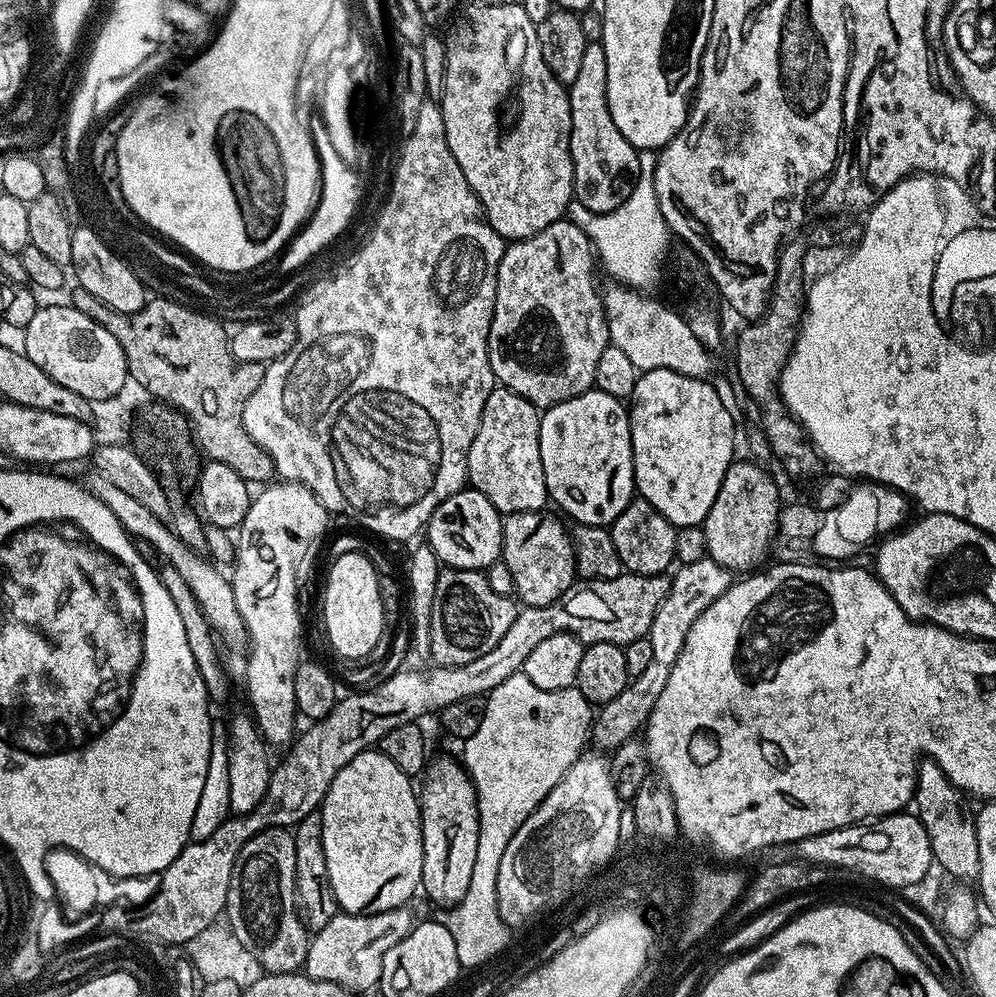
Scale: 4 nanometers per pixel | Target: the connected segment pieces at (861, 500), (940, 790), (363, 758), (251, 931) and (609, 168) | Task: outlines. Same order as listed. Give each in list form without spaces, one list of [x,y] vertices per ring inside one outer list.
[[[858,482],[849,494],[832,510],[820,515],[818,529],[814,534],[813,553],[821,559],[840,558],[849,554],[848,546],[860,546],[876,536],[886,536],[897,531],[906,521],[910,502],[906,496],[888,485],[875,482]]]
[[[924,758],[916,766],[916,789],[914,791],[914,815],[919,820],[926,842],[931,847],[933,861],[958,882],[975,881],[978,878],[978,838],[973,821],[964,817],[964,808],[960,805],[962,799],[958,789],[949,782],[946,774],[934,763],[931,758]]]
[[[379,750],[359,752],[334,778],[318,809],[322,826],[322,850],[326,858],[326,888],[336,899],[341,913],[361,916],[363,912],[381,912],[402,908],[421,887],[422,830],[420,829],[420,801],[413,781],[398,770],[390,758]]]
[[[267,828],[242,846],[234,862],[232,877],[228,883],[227,927],[235,941],[244,944],[244,951],[260,963],[265,973],[296,972],[303,969],[308,953],[309,933],[301,926],[294,906],[296,875],[294,874],[294,842],[292,832],[286,828]]]
[[[589,42],[582,54],[578,78],[567,85],[570,102],[570,154],[572,155],[572,191],[575,203],[591,212],[609,212],[632,191],[637,171],[638,150],[614,126],[606,98],[606,52],[603,44]]]

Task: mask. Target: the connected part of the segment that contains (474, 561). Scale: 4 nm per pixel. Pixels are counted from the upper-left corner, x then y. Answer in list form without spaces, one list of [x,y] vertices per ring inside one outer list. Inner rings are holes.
[[[465,486],[460,492],[446,498],[432,512],[426,525],[427,547],[431,548],[441,565],[450,568],[488,570],[492,563],[501,559],[502,516],[478,489]]]

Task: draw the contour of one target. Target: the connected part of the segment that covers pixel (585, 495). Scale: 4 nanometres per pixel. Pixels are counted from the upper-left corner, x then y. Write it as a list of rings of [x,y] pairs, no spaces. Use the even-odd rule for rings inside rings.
[[[589,390],[578,394],[574,398],[570,398],[561,404],[554,404],[547,409],[540,417],[540,458],[542,460],[542,474],[544,481],[548,487],[548,495],[551,503],[557,504],[562,511],[568,516],[573,516],[580,526],[611,526],[616,520],[618,514],[622,514],[622,510],[626,510],[626,506],[634,499],[636,492],[636,479],[634,478],[634,462],[632,461],[632,431],[628,425],[629,409],[625,407],[621,400],[614,398],[605,392],[597,392]]]

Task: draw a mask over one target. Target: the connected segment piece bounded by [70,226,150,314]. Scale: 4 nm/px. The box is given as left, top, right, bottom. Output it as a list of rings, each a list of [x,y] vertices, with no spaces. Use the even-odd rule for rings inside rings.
[[[91,226],[89,228],[77,227],[72,233],[72,263],[70,265],[71,271],[76,271],[76,280],[97,300],[100,304],[105,304],[105,309],[121,314],[131,314],[142,310],[145,304],[150,299],[149,289],[135,276],[133,272],[133,265],[127,259],[115,256],[110,249],[106,240],[100,236],[99,232]]]

